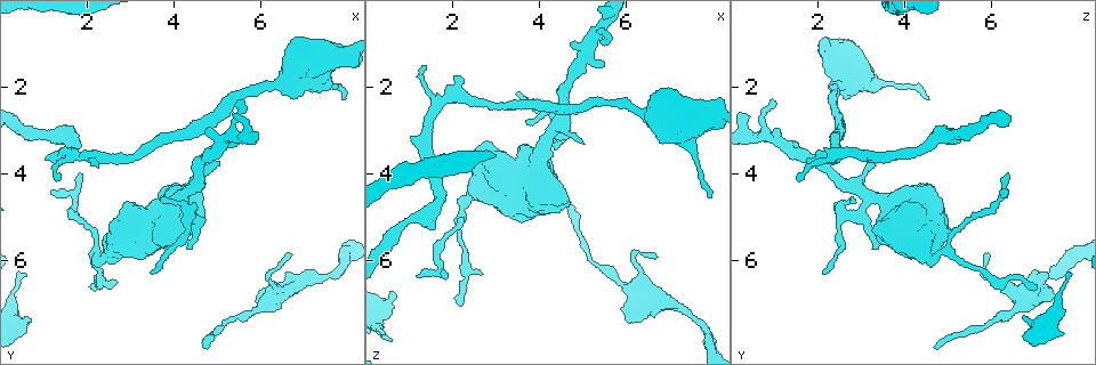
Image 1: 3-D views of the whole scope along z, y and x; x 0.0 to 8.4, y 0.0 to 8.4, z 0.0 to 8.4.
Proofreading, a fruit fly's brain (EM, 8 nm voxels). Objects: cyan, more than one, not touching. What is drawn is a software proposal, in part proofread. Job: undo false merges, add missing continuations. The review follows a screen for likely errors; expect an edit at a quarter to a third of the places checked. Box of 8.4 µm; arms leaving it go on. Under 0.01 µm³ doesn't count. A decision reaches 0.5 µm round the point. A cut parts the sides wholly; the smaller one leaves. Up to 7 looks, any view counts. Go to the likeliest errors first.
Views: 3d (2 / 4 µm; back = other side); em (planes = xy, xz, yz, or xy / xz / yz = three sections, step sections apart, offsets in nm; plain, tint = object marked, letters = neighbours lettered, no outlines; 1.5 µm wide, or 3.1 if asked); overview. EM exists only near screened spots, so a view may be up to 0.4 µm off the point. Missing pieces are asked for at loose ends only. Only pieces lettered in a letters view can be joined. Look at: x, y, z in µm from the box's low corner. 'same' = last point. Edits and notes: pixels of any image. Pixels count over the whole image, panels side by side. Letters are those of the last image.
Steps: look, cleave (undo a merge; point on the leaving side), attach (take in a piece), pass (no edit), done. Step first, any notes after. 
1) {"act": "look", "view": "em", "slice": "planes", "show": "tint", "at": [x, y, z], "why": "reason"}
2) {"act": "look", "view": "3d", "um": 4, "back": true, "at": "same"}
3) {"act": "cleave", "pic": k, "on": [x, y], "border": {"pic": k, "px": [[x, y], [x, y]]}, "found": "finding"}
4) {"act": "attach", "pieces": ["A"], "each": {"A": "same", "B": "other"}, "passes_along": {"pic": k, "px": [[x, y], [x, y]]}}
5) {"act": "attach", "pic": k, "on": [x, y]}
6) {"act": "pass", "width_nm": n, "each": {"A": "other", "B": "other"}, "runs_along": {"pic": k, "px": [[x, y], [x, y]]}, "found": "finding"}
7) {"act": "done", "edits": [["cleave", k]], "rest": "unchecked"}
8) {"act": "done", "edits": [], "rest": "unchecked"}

{"act": "look", "view": "3d", "um": 2, "at": [0.60, 7.30, 6.75], "why": "an open end"}

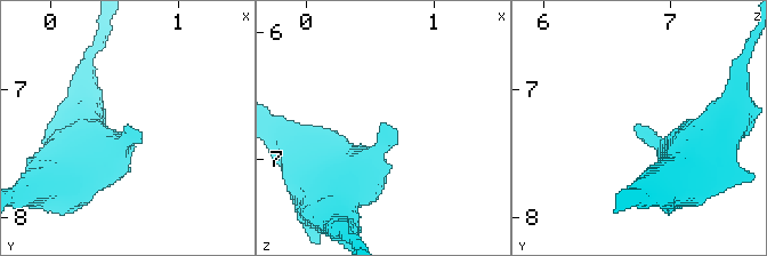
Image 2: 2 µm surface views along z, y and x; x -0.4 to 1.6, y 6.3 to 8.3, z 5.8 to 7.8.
{"act": "look", "view": "em", "slice": "planes", "show": "letters", "at": [0.62, 7.28, 6.74]}

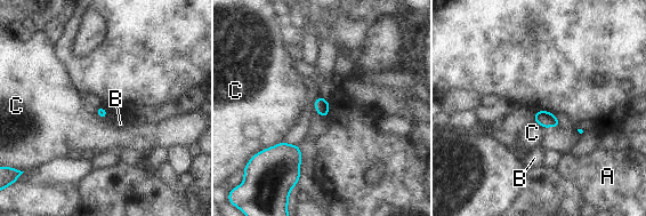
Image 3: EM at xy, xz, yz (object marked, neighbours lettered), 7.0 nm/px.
{"act": "pass", "each": {"A": "other", "B": "other", "C": "other"}, "border": {"pic": 3, "px": [[282, 141], [260, 151]]}, "found": "no lettered piece goes on from it"}

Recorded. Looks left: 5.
{"act": "look", "view": "3d", "um": 4, "back": true, "at": [6.70, 5.90, 5.95], "why": "thin end"}

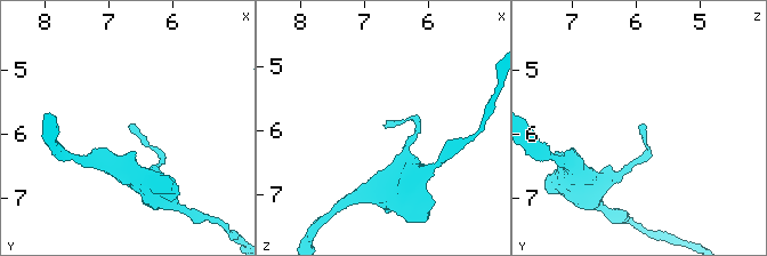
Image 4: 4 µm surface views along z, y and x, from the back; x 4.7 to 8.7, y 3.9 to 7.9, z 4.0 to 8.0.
{"act": "look", "view": "em", "slice": "planes", "show": "tint", "at": [6.70, 5.90, 5.90], "why": "shape alone is not enough"}

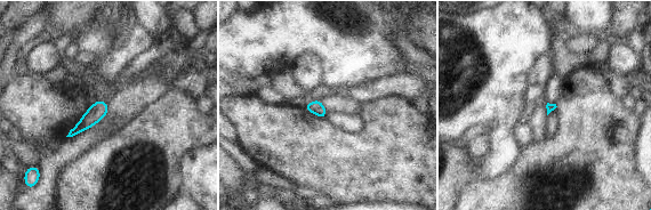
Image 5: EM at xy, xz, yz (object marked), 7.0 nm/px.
{"act": "look", "view": "em", "slice": "planes", "show": "letters", "at": "same", "why": "what lies round it"}

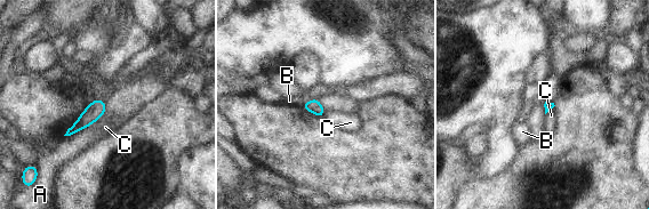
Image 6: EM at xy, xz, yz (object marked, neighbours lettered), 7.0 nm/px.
{"act": "pass", "each": {"A": "other", "B": "other", "C": "other"}, "border": {"pic": 6, "px": [[554, 105], [545, 114]]}, "found": "none of them fits"}

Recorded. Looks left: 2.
{"act": "look", "view": "3d", "um": 4, "at": [1.65, 3.55, 2.35], "why": "arms part here"}

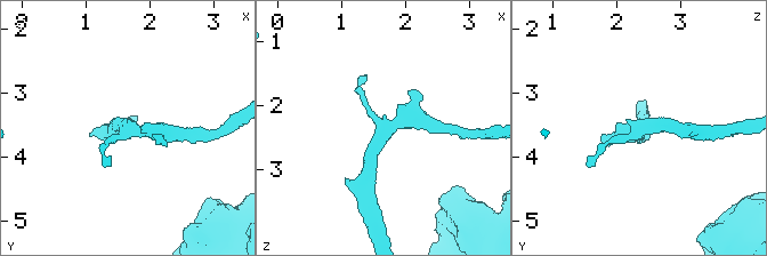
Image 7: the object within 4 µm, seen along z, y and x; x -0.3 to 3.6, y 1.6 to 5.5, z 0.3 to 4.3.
{"act": "look", "view": "em", "slice": "planes", "show": "letters", "at": [1.70, 3.55, 2.35], "why": "need the tissue"}

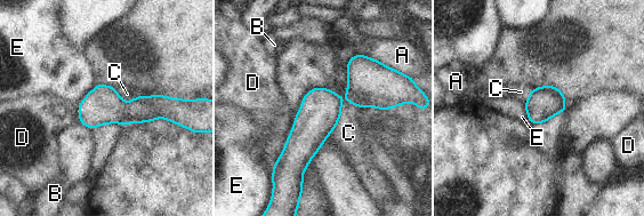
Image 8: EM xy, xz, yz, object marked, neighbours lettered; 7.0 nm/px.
{"act": "pass", "each": {"A": "other", "B": "other", "C": "other", "D": "other", "E": "other"}, "border": {"pic": 8, "px": [[327, 87], [341, 101], [330, 133]]}, "found": "one cell here"}

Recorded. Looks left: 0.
{"act": "done", "edits": [], "rest": "unchecked"}

